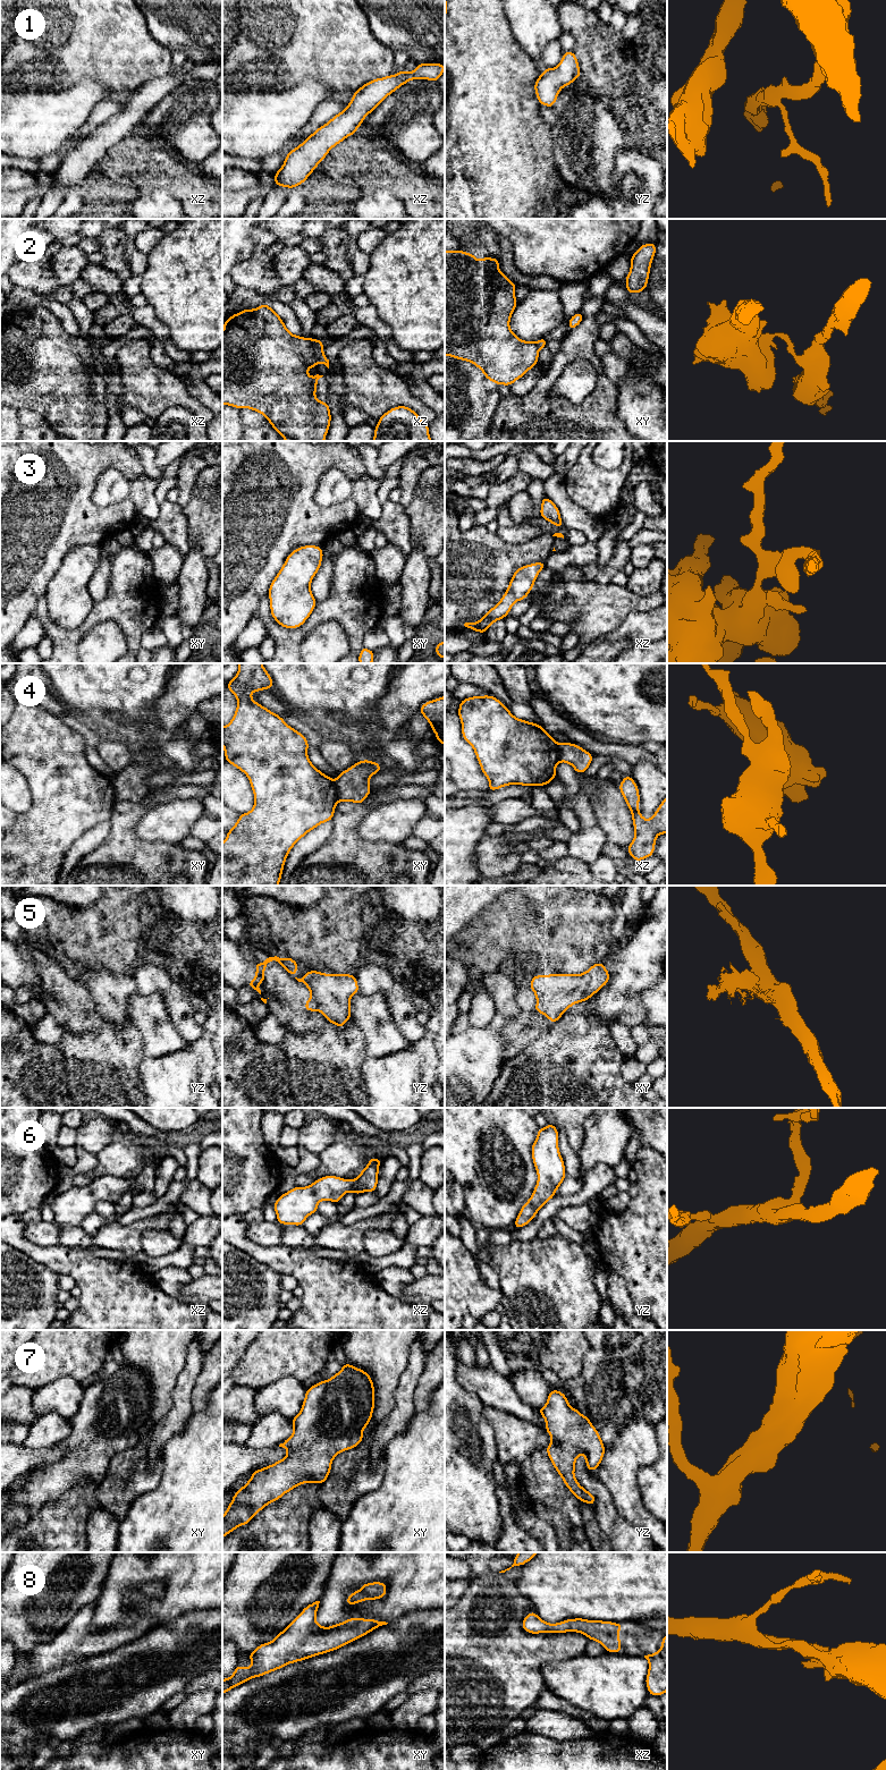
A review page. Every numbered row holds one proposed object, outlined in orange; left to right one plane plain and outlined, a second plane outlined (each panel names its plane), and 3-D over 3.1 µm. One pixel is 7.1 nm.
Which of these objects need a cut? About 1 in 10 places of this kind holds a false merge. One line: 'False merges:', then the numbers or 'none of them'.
False merges: 2, 4

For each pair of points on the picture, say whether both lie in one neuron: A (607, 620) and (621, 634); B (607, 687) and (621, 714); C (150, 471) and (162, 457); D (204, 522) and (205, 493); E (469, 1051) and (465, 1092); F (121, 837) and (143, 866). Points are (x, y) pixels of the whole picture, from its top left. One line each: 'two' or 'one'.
A: two
B: one
C: two
D: two
E: one
F: one

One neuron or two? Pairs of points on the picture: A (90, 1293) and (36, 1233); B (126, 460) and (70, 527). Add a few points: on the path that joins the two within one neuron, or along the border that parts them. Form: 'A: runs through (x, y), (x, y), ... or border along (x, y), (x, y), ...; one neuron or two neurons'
A: border along (24, 1236), (40, 1246), (56, 1246), (59, 1244); two neurons
B: runs through (103, 460), (81, 483), (81, 488), (70, 505); one neuron

